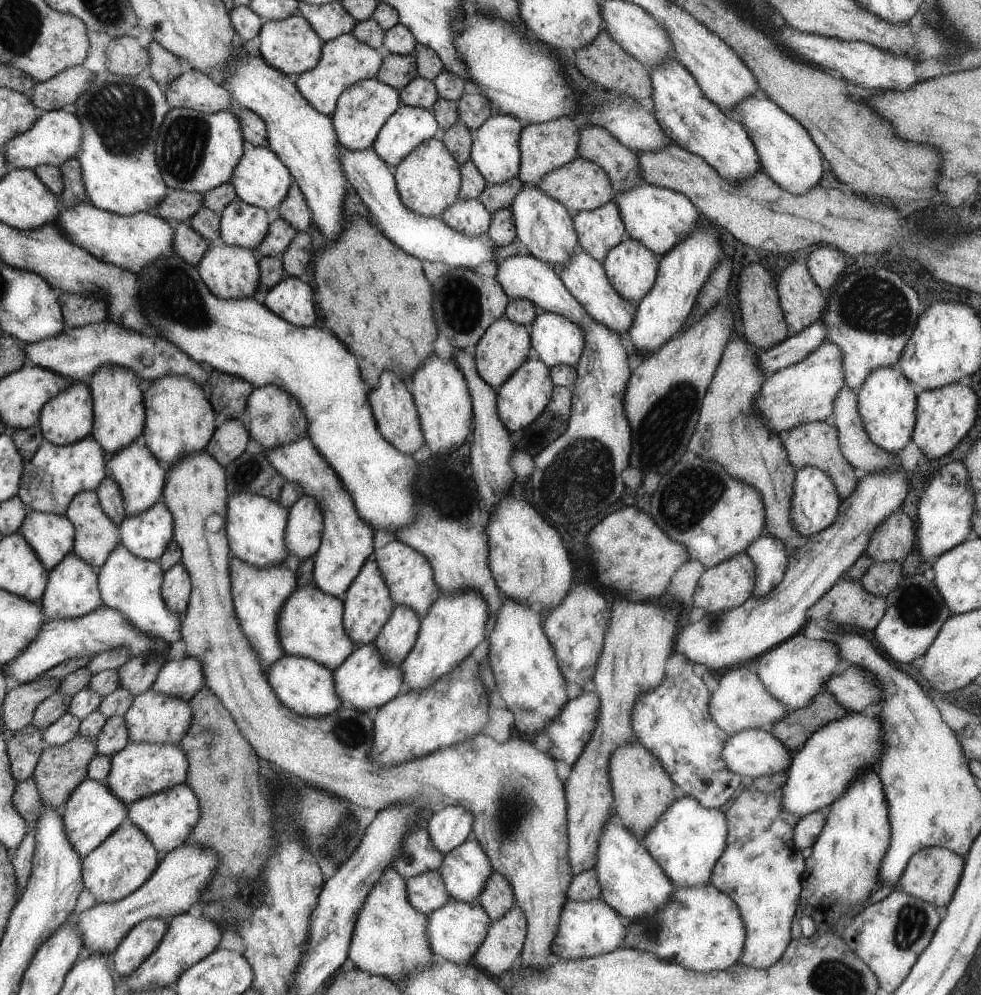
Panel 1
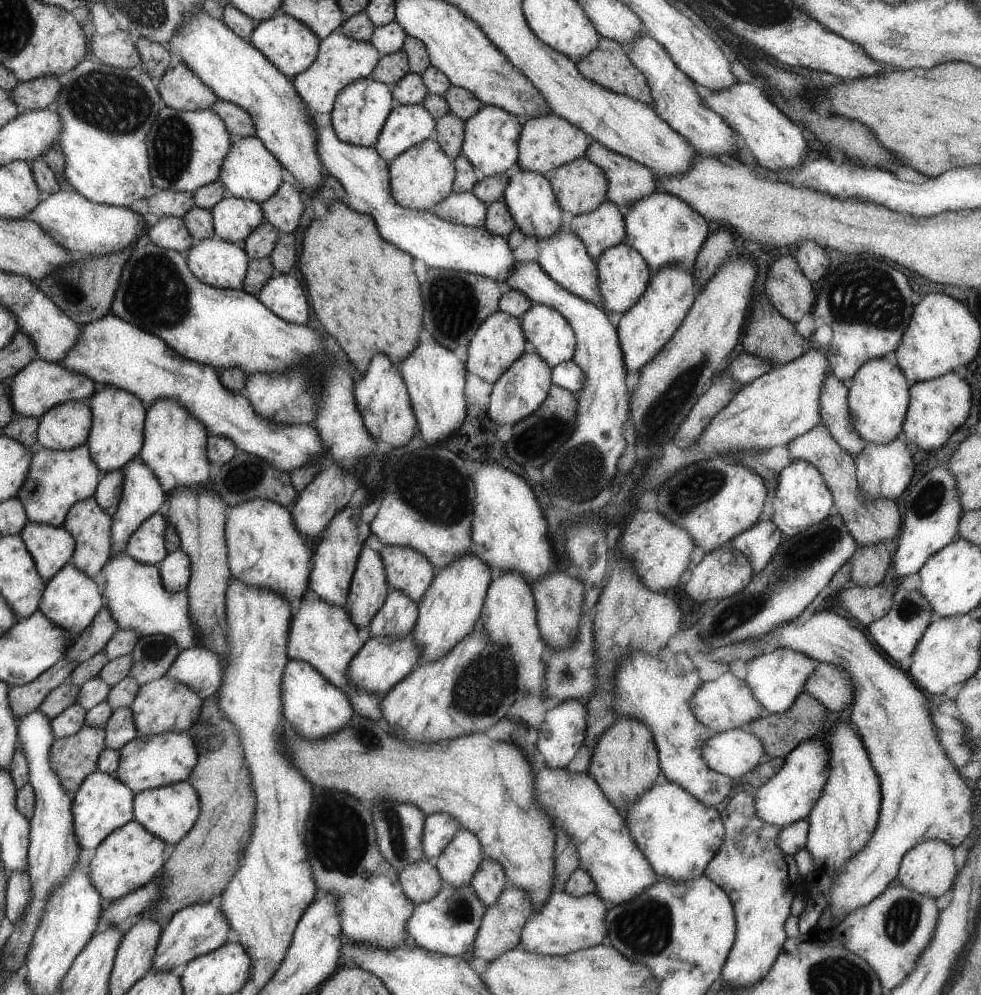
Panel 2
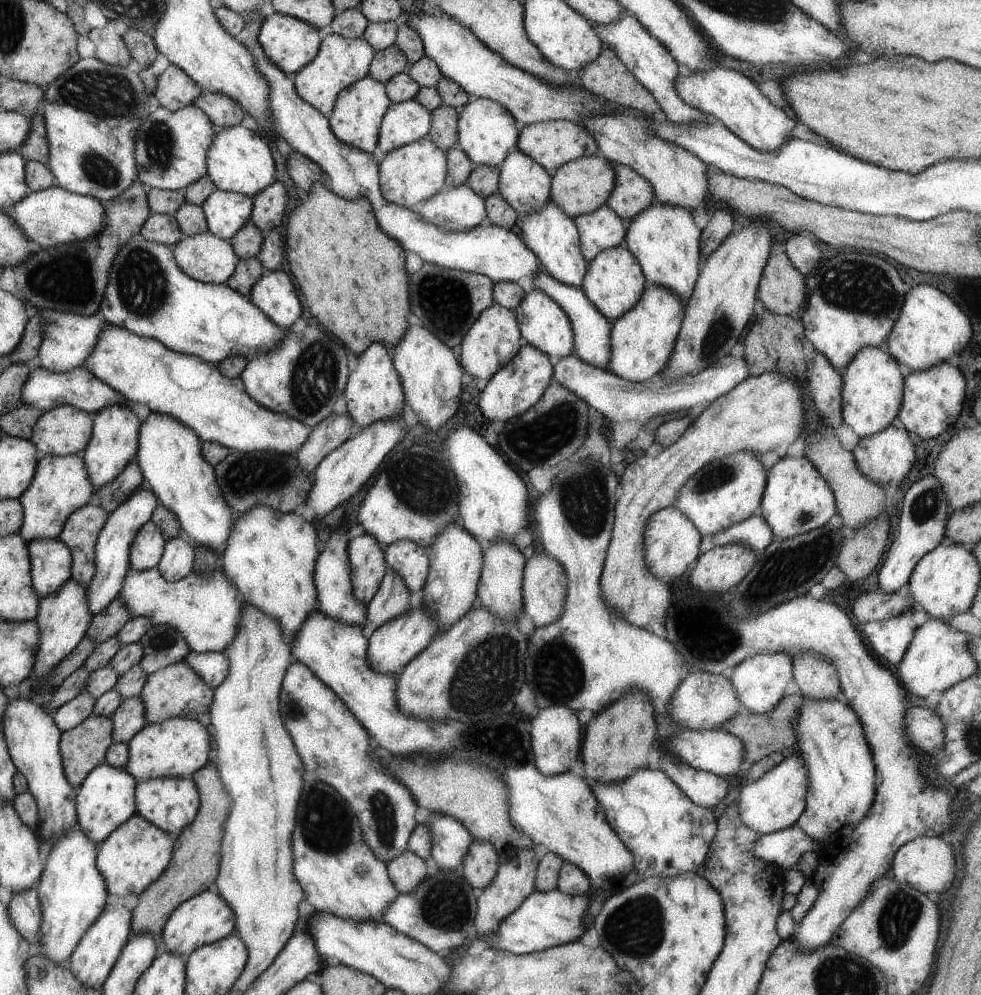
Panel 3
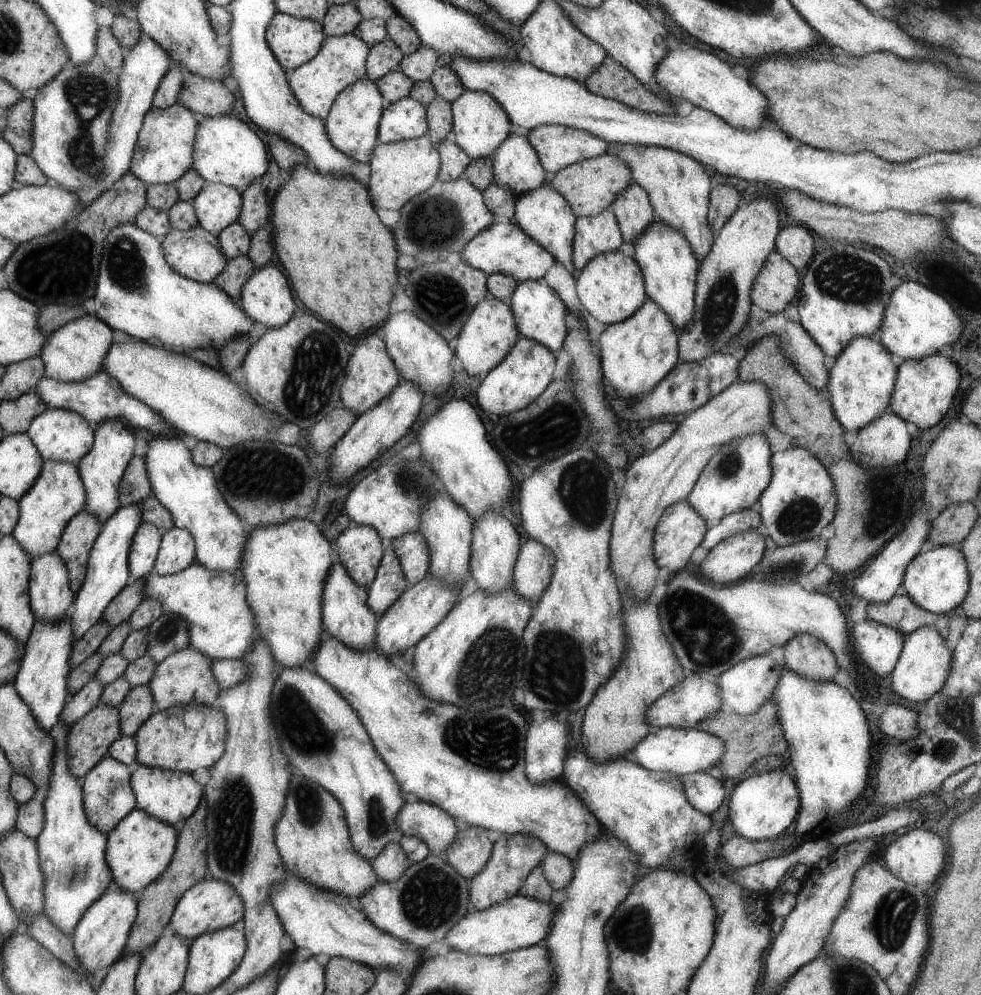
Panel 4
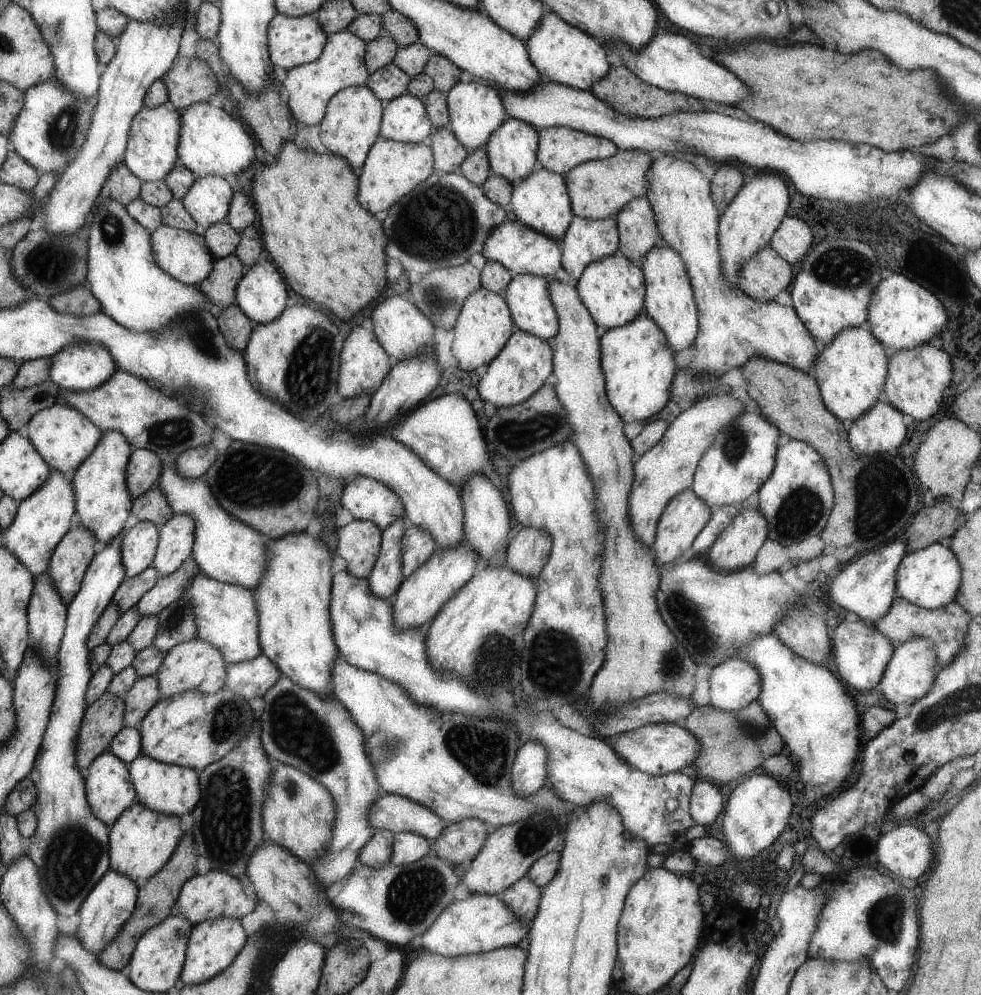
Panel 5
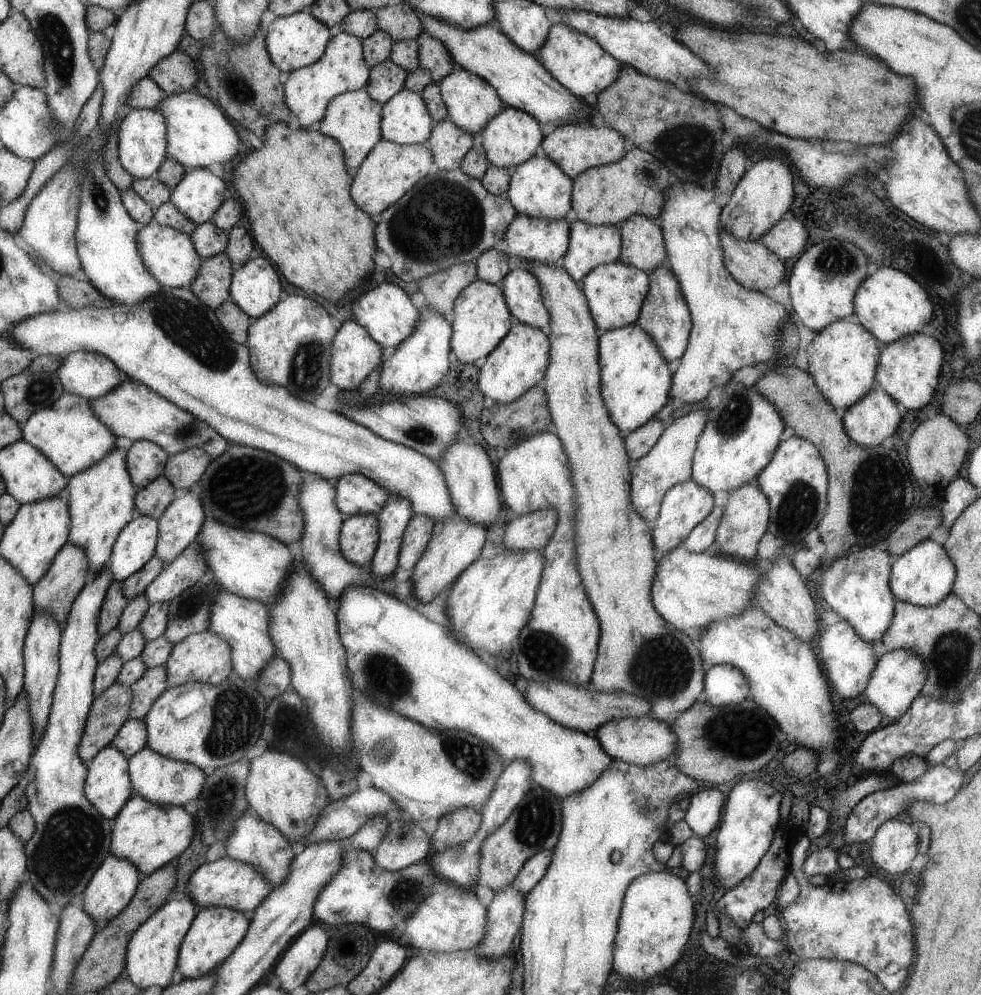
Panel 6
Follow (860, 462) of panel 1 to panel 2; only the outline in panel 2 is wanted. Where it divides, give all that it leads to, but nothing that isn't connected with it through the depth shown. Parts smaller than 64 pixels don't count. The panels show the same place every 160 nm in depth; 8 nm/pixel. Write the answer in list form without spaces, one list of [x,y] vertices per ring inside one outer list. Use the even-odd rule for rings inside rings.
[[[832,372],[824,378],[823,393],[820,394],[820,423],[828,427],[831,435],[838,440],[852,457],[862,450],[861,437],[852,426],[851,410],[848,406],[848,387]]]

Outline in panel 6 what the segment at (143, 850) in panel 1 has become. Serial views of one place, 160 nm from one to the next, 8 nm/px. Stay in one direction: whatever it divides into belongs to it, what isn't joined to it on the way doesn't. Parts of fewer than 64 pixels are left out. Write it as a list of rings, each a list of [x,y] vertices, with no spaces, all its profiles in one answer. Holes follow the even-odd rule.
[[[140,795],[124,805],[124,814],[115,818],[111,830],[111,852],[115,857],[129,860],[140,872],[151,875],[155,870],[174,862],[191,845],[194,817],[185,808],[151,803]]]

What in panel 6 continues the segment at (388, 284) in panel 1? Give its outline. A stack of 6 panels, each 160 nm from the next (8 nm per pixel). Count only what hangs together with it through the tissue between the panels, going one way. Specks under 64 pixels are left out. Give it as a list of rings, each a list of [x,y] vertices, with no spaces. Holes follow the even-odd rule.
[[[275,123],[268,128],[268,142],[262,150],[248,156],[248,162],[236,170],[234,186],[248,206],[248,218],[260,243],[263,255],[272,259],[284,278],[310,294],[322,296],[330,302],[338,302],[342,296],[362,284],[362,280],[374,270],[374,222],[362,208],[350,198],[354,178],[348,174],[346,158],[340,143],[320,131],[294,132],[287,123]]]

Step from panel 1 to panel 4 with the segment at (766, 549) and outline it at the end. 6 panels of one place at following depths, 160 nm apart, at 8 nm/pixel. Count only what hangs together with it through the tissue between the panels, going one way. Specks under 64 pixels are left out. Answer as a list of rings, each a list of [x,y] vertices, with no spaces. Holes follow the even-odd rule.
[[[752,510],[732,512],[707,531],[702,546],[711,552],[720,542],[727,541],[728,538],[732,537],[732,534],[740,533],[742,530],[754,530],[754,528],[759,530],[760,527],[762,527],[760,514]]]

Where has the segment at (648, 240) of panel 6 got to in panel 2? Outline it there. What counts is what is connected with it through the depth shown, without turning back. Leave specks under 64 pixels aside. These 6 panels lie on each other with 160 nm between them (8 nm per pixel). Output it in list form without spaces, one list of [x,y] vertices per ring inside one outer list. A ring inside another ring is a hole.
[[[593,141],[585,158],[602,167],[607,174],[607,201],[620,207],[623,215],[652,192],[659,190],[658,180],[646,166]]]

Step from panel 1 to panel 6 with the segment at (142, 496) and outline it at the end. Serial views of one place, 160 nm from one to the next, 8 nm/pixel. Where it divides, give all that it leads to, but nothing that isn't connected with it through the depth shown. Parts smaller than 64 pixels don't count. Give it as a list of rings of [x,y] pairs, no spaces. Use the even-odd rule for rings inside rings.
[[[107,566],[100,572],[90,574],[62,626],[54,704],[47,728],[35,745],[35,754],[31,758],[32,768],[39,774],[25,790],[27,809],[35,819],[35,833],[27,842],[29,861],[28,878],[25,880],[32,882],[44,900],[51,902],[58,910],[81,899],[91,878],[111,852],[111,830],[115,822],[104,818],[87,795],[82,794],[84,780],[87,780],[87,766],[80,758],[79,745],[96,697],[94,680],[100,662],[95,654],[95,646],[99,642],[99,614],[113,582]],[[66,770],[72,770],[70,778],[66,778]]]

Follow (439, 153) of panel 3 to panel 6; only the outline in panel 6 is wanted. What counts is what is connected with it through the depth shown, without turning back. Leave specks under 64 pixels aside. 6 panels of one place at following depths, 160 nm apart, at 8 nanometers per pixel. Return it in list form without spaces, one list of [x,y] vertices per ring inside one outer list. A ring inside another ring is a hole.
[[[380,140],[368,153],[366,160],[359,166],[358,173],[351,184],[354,201],[368,214],[380,214],[390,205],[399,201],[408,190],[414,188],[424,177],[435,170],[434,154],[424,145],[400,145]]]

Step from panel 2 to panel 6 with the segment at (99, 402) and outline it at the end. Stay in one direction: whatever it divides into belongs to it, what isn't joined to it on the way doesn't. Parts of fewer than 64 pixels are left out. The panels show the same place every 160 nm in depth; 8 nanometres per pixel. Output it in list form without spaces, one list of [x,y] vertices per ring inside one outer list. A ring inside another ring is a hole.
[[[124,448],[112,449],[89,469],[71,476],[67,483],[65,495],[71,513],[70,543],[80,545],[88,554],[90,574],[108,566],[119,534],[137,513],[135,497],[138,490],[131,481],[129,468],[126,468],[126,458]]]

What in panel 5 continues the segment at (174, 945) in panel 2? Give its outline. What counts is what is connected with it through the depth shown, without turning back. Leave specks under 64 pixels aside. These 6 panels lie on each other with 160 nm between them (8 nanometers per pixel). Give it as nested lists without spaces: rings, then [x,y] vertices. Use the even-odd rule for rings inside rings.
[[[210,870],[204,876],[193,877],[183,887],[178,900],[176,902],[178,910],[188,918],[188,922],[193,926],[204,922],[204,920],[214,920],[214,918],[242,919],[252,913],[258,904],[258,901],[248,898],[236,876],[220,870]]]

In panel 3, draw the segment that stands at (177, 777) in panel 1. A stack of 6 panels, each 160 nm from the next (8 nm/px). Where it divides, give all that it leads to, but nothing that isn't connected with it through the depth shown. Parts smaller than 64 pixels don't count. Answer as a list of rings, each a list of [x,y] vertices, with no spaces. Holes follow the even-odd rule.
[[[170,718],[164,722],[147,724],[131,742],[127,743],[130,758],[125,770],[130,772],[137,782],[163,777],[191,778],[212,762],[212,733],[210,727],[190,718]]]

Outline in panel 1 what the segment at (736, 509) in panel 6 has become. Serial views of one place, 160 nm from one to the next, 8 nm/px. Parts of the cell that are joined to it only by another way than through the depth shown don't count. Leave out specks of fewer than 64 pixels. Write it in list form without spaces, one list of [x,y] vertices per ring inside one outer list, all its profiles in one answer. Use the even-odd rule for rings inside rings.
[[[740,553],[712,568],[705,569],[704,574],[698,581],[695,593],[695,607],[700,607],[706,614],[726,613],[729,610],[742,606],[754,596],[754,586],[756,581],[756,566],[750,555]]]

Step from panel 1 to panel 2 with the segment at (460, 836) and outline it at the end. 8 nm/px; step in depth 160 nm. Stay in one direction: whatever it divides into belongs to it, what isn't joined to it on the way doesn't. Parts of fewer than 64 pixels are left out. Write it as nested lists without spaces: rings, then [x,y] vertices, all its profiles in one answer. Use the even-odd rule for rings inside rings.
[[[436,813],[426,816],[423,829],[423,850],[426,859],[440,856],[460,828],[458,820],[450,814]]]

